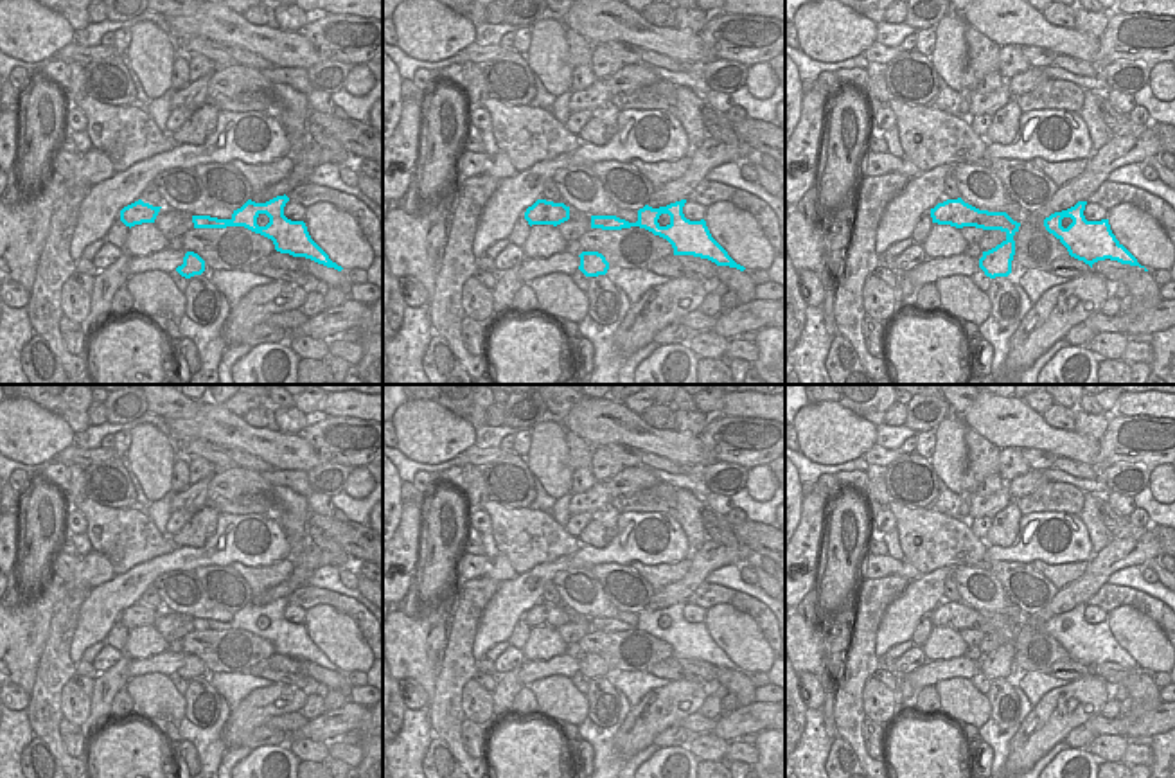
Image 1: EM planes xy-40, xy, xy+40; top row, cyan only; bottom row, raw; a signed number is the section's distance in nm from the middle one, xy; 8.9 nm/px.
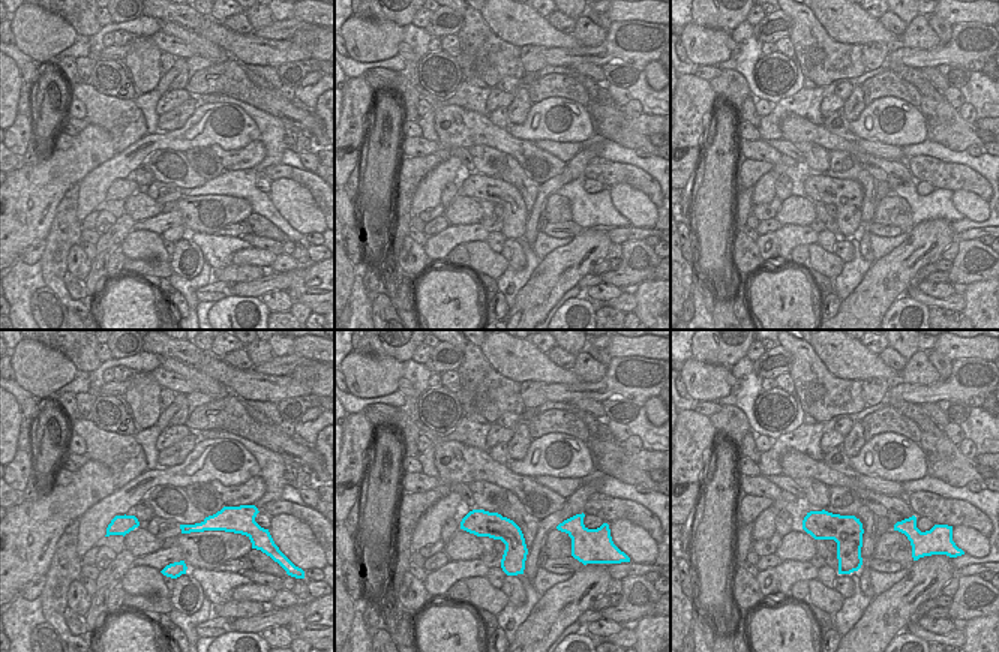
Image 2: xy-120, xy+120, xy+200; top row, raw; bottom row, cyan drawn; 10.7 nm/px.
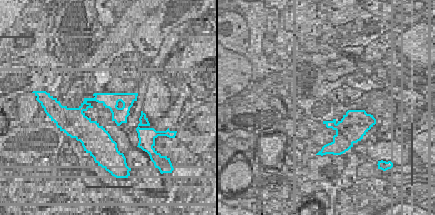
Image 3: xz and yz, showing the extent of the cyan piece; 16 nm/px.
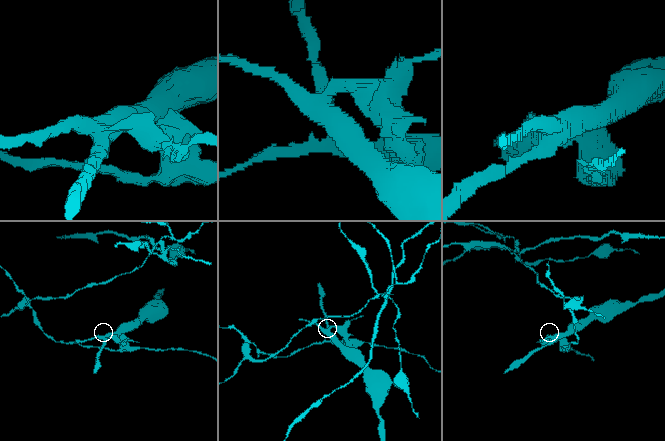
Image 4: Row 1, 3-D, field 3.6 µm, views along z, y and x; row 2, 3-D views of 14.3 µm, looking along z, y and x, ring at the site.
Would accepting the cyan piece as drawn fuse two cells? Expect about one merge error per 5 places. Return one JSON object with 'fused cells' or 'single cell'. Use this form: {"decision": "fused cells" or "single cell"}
{"decision": "fused cells"}

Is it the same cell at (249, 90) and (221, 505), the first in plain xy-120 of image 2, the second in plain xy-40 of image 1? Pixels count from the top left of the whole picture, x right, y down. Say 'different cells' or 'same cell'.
different cells

